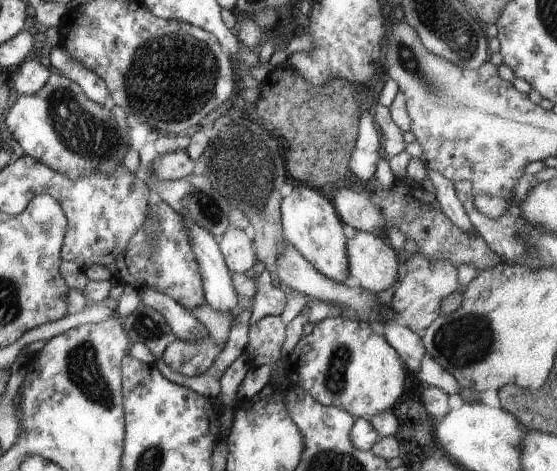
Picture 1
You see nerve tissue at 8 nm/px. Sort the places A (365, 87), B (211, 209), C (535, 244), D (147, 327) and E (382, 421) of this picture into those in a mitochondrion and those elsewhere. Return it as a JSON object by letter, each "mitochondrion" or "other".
{"A":"other","B":"mitochondrion","C":"mitochondrion","D":"mitochondrion","E":"other"}

